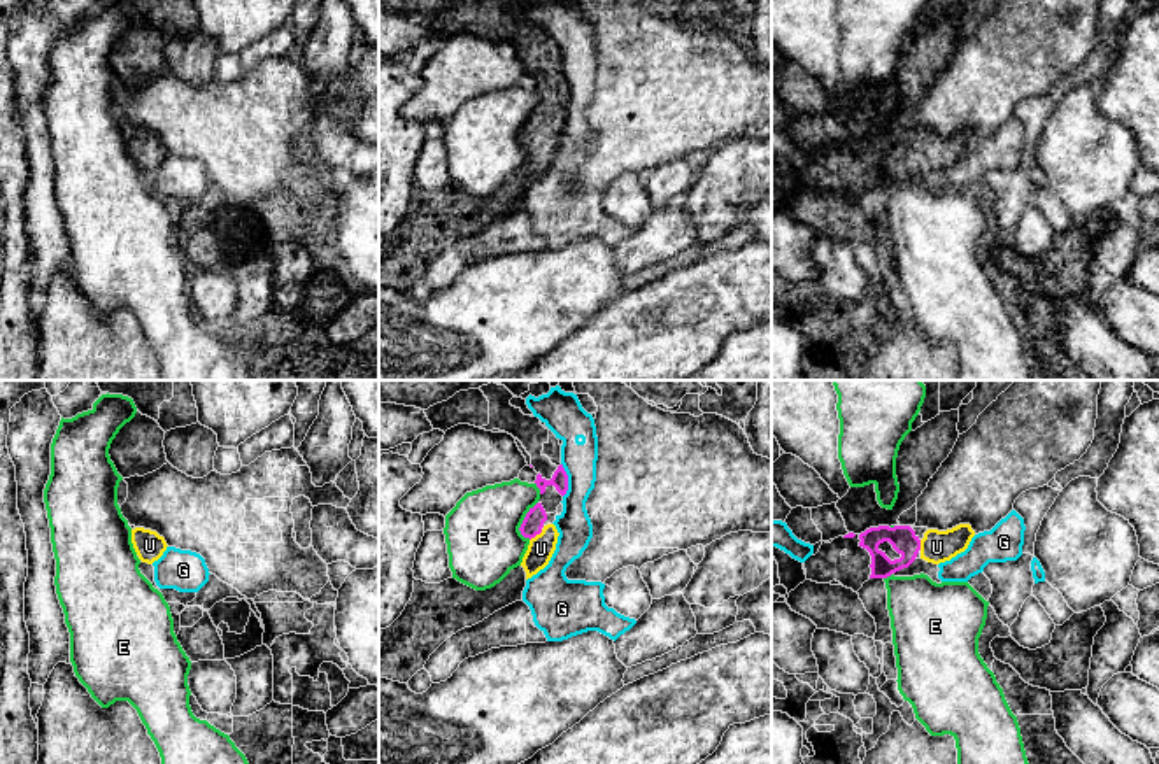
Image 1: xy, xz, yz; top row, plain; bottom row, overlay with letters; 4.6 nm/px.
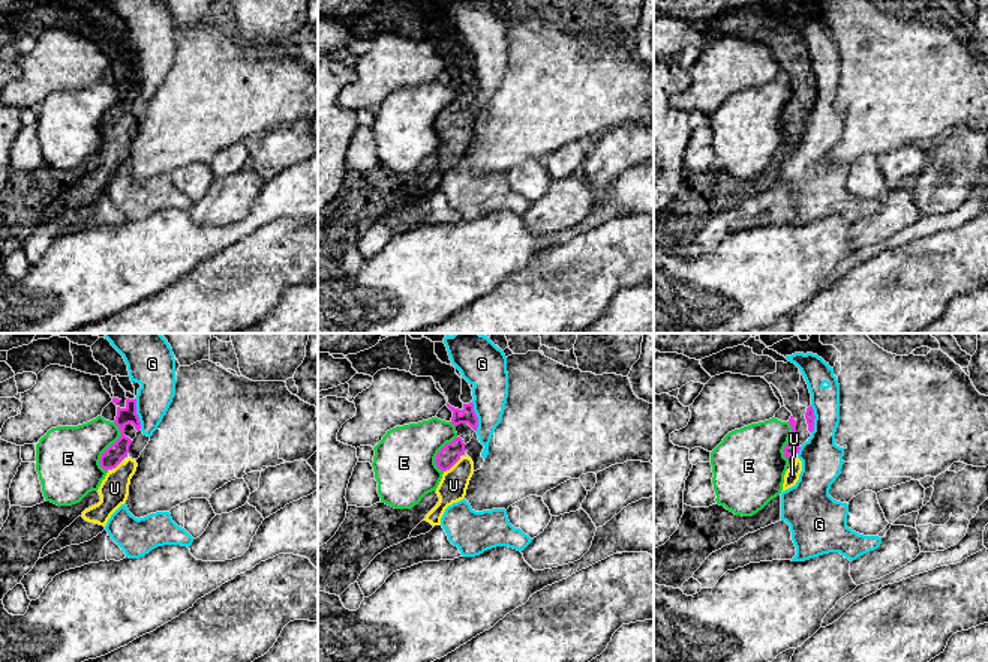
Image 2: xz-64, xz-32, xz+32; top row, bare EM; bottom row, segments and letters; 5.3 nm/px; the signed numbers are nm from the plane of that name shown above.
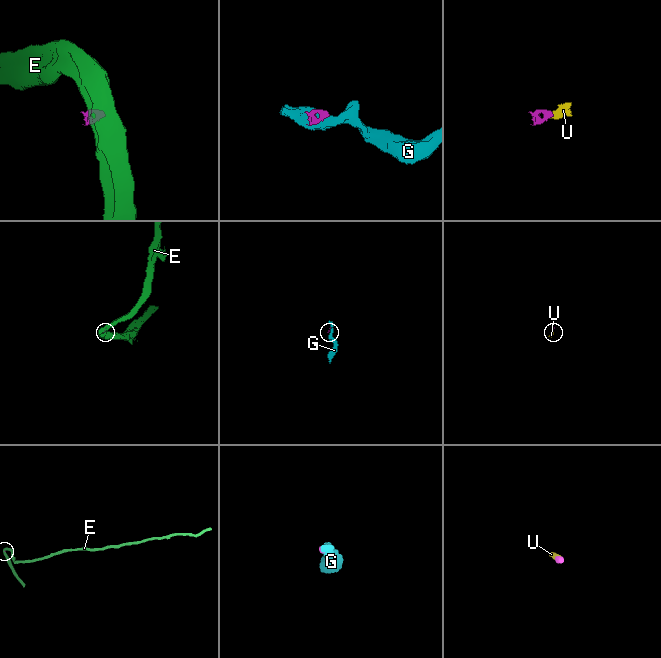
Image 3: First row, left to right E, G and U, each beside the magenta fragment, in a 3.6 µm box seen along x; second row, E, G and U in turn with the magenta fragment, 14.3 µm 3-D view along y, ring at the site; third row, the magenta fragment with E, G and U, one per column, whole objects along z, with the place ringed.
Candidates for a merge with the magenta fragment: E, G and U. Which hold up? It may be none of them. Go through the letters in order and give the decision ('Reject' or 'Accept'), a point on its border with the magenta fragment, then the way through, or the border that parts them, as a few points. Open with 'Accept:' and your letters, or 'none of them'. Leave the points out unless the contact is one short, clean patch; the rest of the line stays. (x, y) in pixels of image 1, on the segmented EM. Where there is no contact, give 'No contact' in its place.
Accept: U
E: Reject. Touches magenta at xz (523, 521). Boundary: xz (537, 502), (519, 528), (525, 538)
G: Reject. Touches magenta at xz (567, 481). Boundary: xz (561, 463), (567, 473), (567, 493), (563, 496)
U: Accept. Touches magenta at xz (535, 535). Path across: xz (533, 521), (535, 535), (540, 549)

